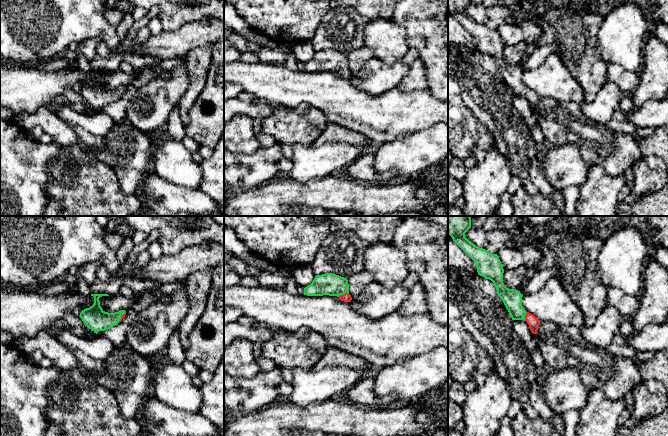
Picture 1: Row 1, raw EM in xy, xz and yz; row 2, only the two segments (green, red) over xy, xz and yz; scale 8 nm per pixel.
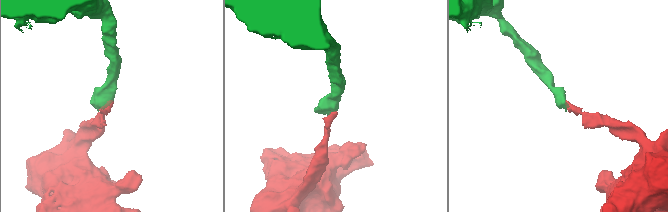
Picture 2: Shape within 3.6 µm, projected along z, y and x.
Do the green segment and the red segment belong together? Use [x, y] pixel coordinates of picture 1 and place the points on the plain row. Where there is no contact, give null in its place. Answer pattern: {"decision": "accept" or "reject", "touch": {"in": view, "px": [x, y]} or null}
{"decision": "accept", "touch": {"in": "xz", "px": [343, 69]}}

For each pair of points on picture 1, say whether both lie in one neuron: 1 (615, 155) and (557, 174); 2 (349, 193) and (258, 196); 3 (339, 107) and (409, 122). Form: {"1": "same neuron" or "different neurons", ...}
{"1": "different neurons", "2": "same neuron", "3": "same neuron"}

